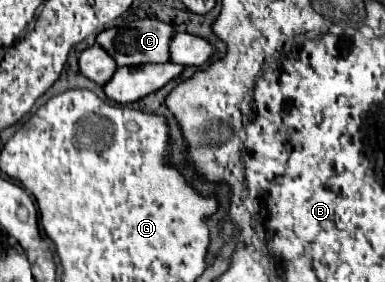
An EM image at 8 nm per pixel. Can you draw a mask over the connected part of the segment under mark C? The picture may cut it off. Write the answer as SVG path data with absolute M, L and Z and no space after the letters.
M144 18L120 28L108 28L98 34L96 42L106 48L116 60L118 66L138 66L148 62L168 62L170 60L170 40L174 36L174 26L158 18Z

